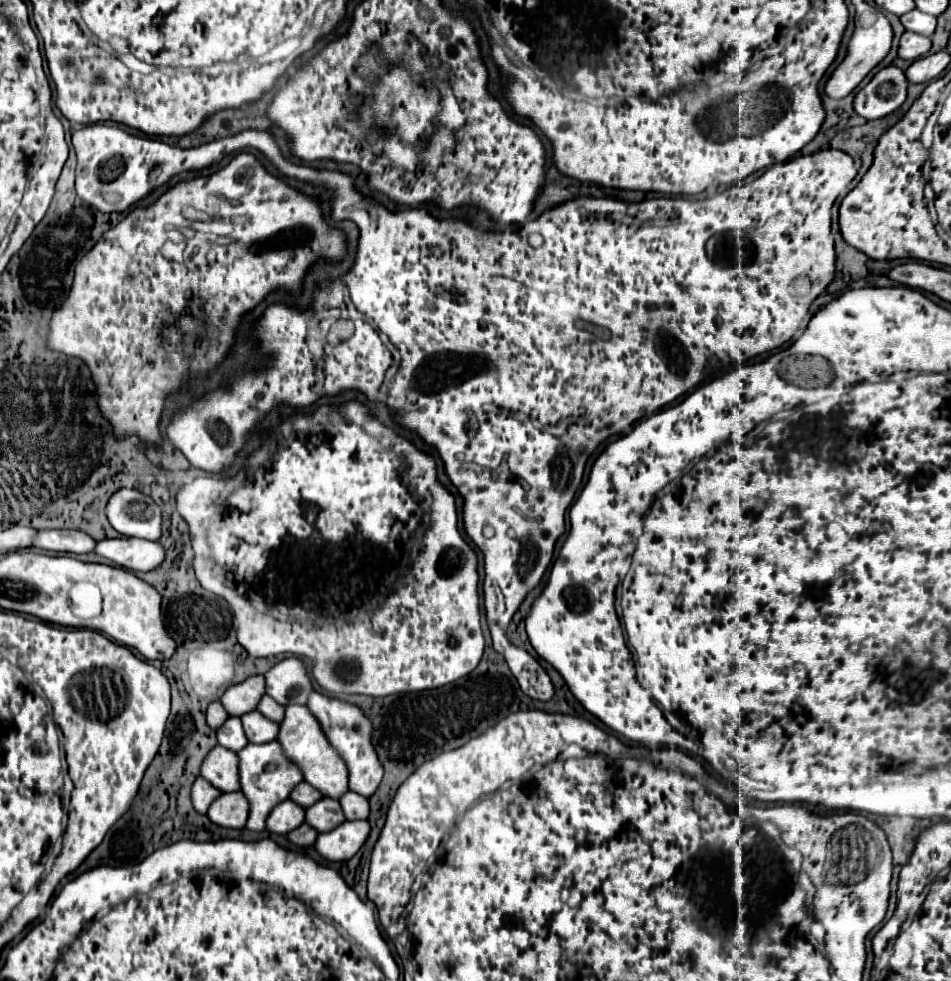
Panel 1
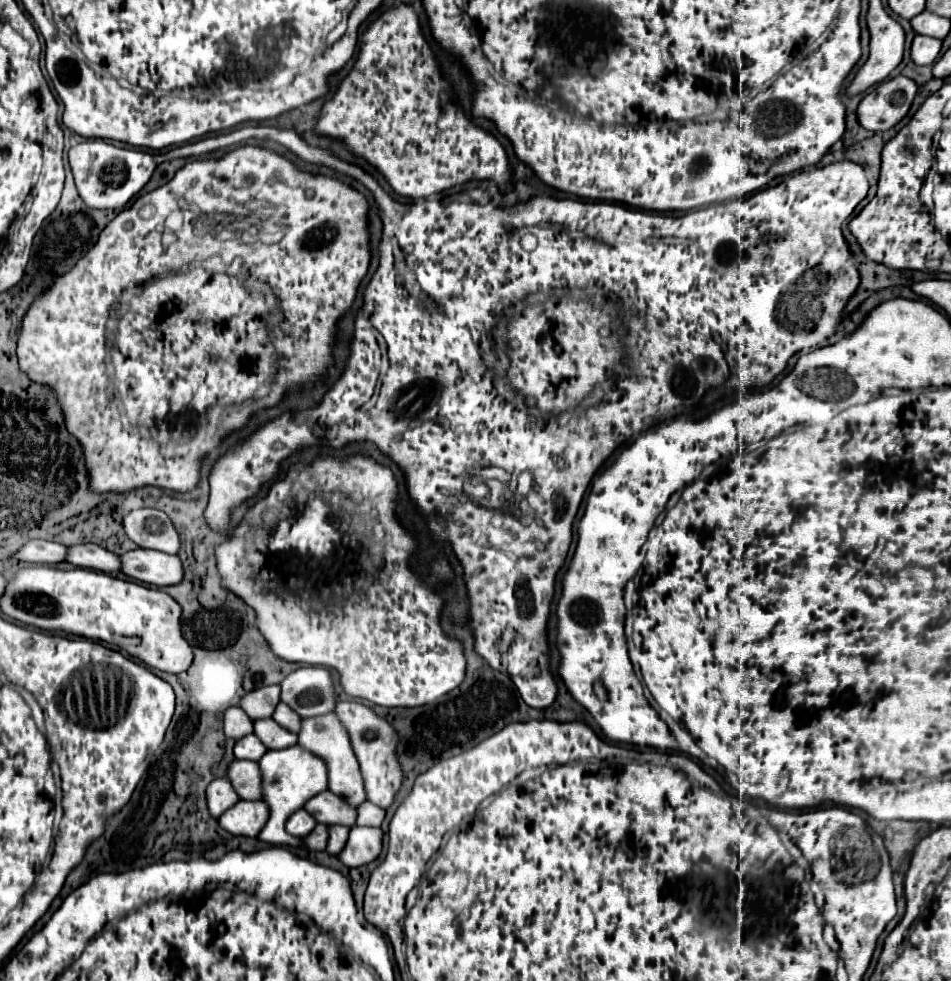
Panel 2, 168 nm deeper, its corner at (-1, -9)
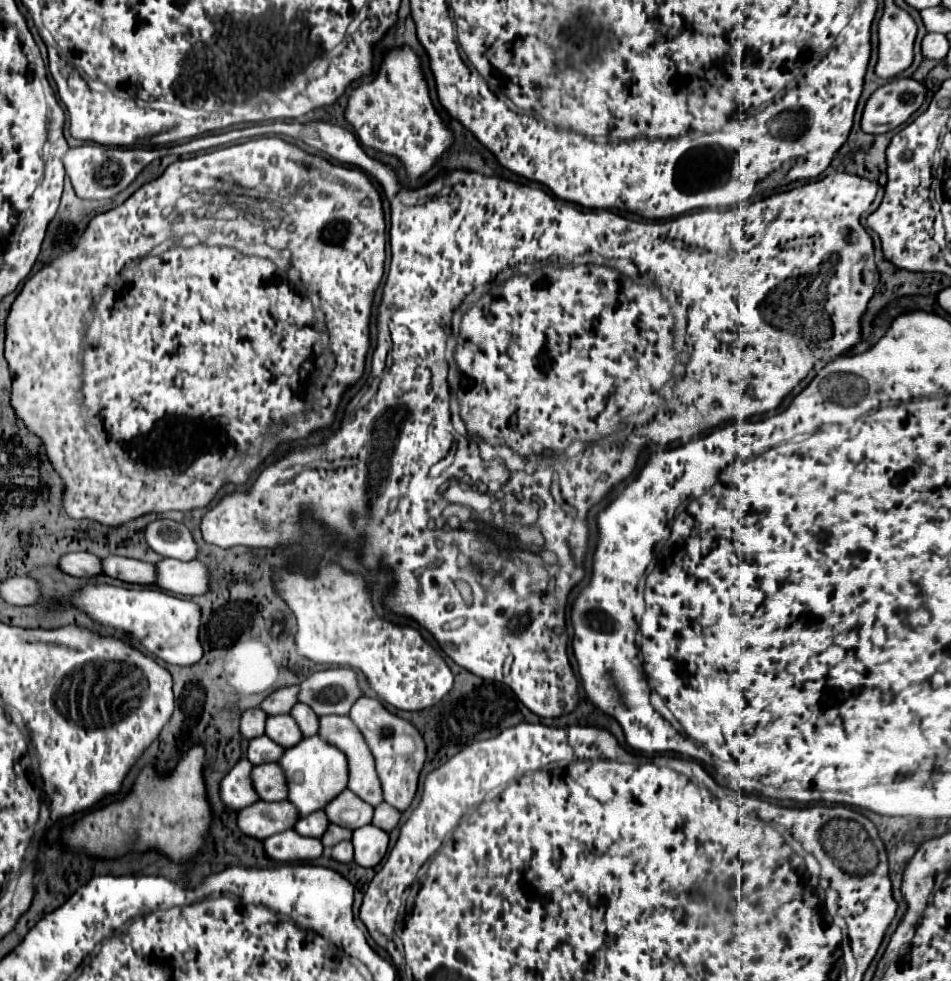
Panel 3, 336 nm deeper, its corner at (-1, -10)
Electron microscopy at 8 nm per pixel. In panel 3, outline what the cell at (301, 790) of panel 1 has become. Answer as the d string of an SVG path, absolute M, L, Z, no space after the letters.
M350 789L342 791L334 801L330 801L324 811L326 811L330 823L348 827L352 831L358 827L370 825L372 815L374 815L374 807L368 805L366 801L358 799L358 795L354 795Z

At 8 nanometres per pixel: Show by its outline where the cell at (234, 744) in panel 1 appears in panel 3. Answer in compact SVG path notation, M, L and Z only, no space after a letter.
M262 735L256 737L248 743L248 759L252 765L262 765L262 763L272 763L282 757L282 745L274 743L270 737Z

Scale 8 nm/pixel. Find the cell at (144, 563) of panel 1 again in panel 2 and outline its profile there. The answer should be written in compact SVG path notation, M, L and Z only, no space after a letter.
M136 548L126 554L120 554L120 570L126 576L132 576L140 582L152 586L170 586L182 580L182 562L178 556Z

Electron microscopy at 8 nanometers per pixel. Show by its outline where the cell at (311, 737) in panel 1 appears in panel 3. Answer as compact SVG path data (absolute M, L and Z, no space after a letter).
M324 715L320 717L320 737L324 737L326 741L334 743L340 751L346 753L348 757L348 765L350 765L350 781L348 781L348 789L352 789L360 799L364 799L370 805L380 805L382 799L382 785L374 767L374 757L370 755L370 749L366 747L366 741L362 737L362 733L358 731L358 727L354 725L354 721L350 717L342 717L342 715Z

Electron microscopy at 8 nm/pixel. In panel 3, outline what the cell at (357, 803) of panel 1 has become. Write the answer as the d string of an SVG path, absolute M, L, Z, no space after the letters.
M380 803L376 809L374 809L374 819L372 819L372 825L384 829L384 831L392 831L398 821L400 821L402 813L394 807L390 807L388 803Z

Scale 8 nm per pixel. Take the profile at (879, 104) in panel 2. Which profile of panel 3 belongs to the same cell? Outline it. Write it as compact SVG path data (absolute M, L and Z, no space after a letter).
M894 79L876 89L862 115L862 129L870 135L882 135L902 125L926 99L924 83L916 79Z

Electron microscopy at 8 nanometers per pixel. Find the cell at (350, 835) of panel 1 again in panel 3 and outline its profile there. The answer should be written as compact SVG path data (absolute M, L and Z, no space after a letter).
M366 825L354 831L352 843L354 843L354 861L360 867L376 867L386 855L388 833L374 825Z

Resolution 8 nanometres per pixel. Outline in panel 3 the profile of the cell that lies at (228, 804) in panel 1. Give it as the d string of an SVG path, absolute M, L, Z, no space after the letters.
M256 801L254 805L244 807L238 813L238 827L242 829L242 833L264 841L278 831L292 829L296 819L300 819L300 815L290 801Z

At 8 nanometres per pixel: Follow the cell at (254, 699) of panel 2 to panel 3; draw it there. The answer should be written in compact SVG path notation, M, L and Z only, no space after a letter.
M298 685L292 687L282 687L274 691L270 697L266 697L260 705L268 715L280 715L280 713L290 713L290 709L298 703Z

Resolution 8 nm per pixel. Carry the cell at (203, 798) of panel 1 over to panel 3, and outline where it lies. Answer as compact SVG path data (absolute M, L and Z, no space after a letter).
M240 759L240 763L236 763L236 767L222 779L220 797L230 809L240 811L242 807L248 807L258 801L258 793L250 783L252 767L254 765L248 759Z

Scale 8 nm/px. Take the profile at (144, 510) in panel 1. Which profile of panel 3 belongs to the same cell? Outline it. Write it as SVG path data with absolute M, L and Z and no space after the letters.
M158 519L146 527L148 545L162 557L192 561L198 555L198 545L190 529L172 519Z

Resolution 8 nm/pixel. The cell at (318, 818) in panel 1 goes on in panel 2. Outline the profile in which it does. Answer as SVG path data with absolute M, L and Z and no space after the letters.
M338 824L328 826L328 848L326 848L326 852L328 854L338 854L346 844L348 832L350 832L348 826L338 826Z

